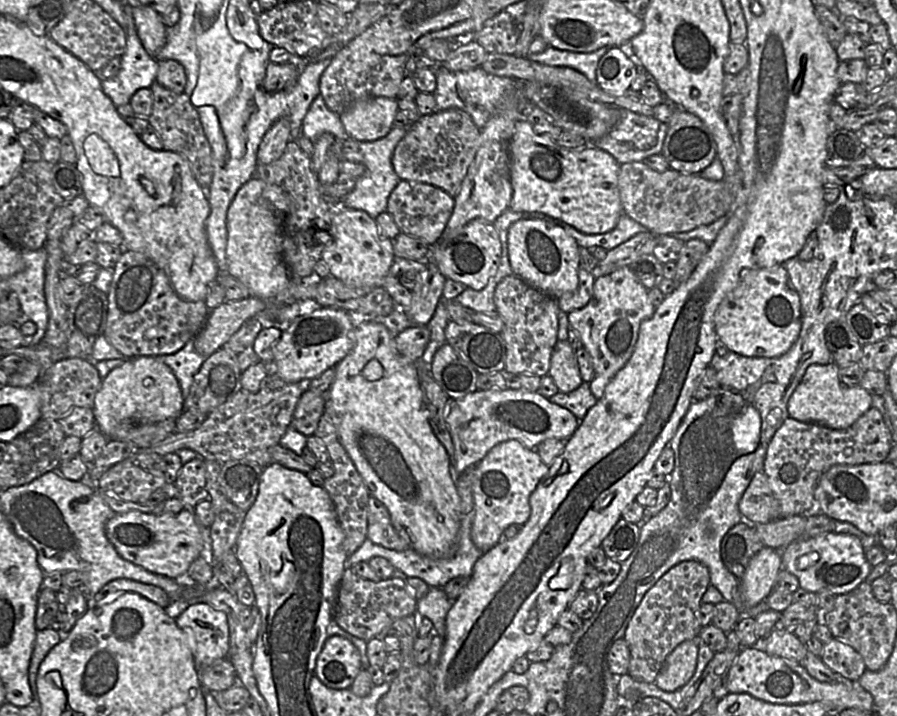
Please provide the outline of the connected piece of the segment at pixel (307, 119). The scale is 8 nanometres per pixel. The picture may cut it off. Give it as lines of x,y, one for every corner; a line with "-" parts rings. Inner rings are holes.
319,94
311,103
303,119
301,134
315,142
324,133
333,135
336,140
350,138
341,123
340,115
329,110

